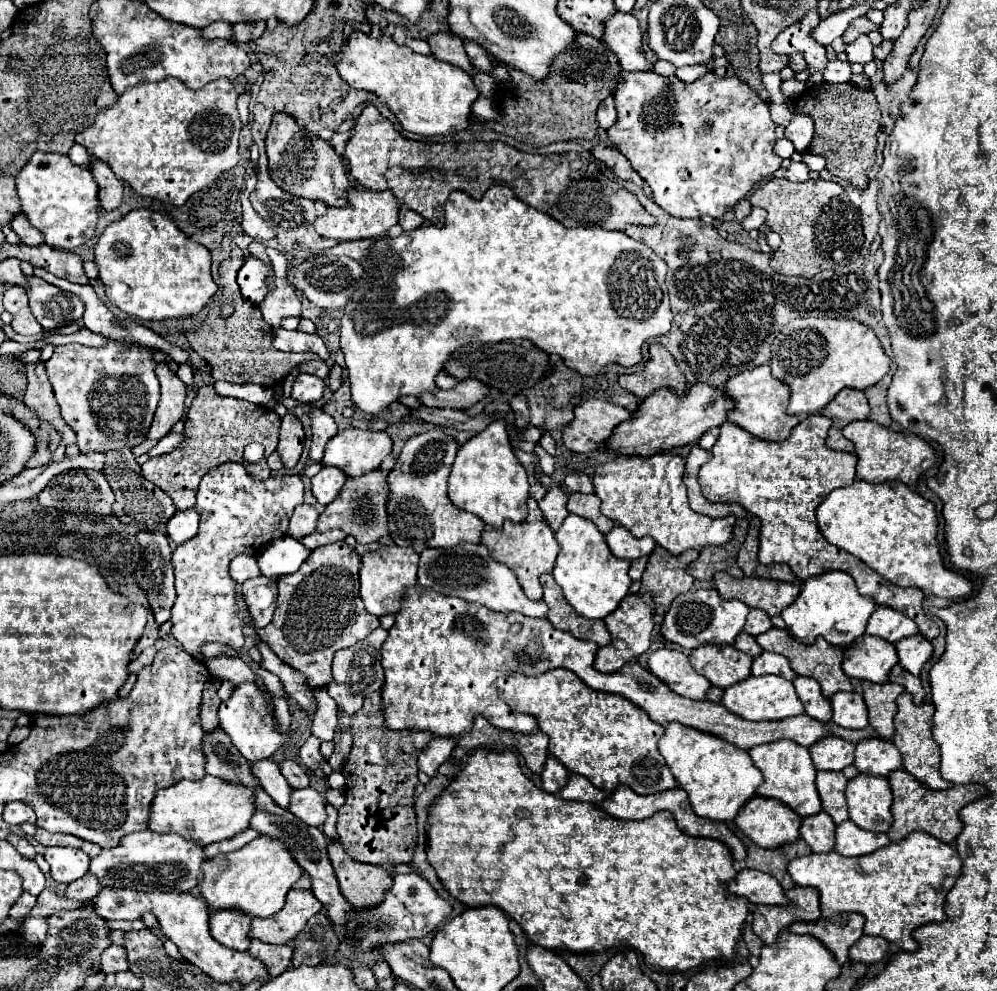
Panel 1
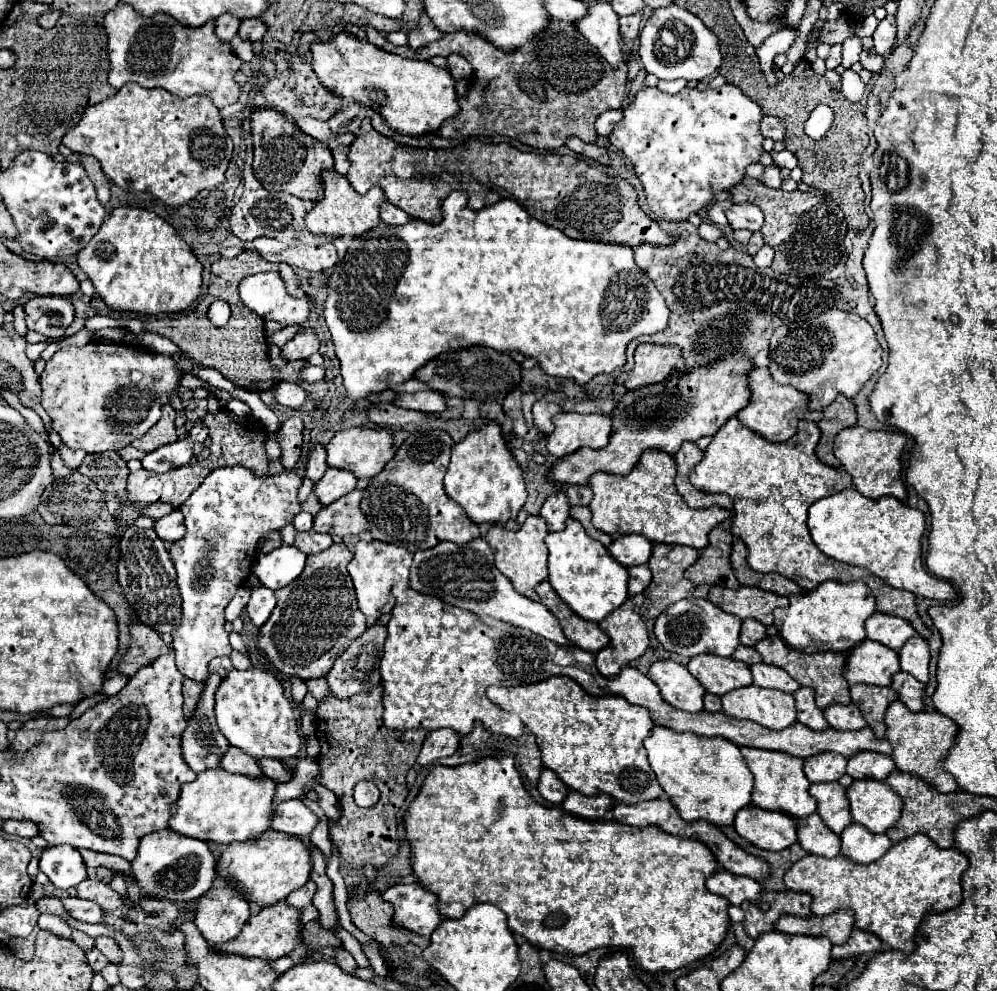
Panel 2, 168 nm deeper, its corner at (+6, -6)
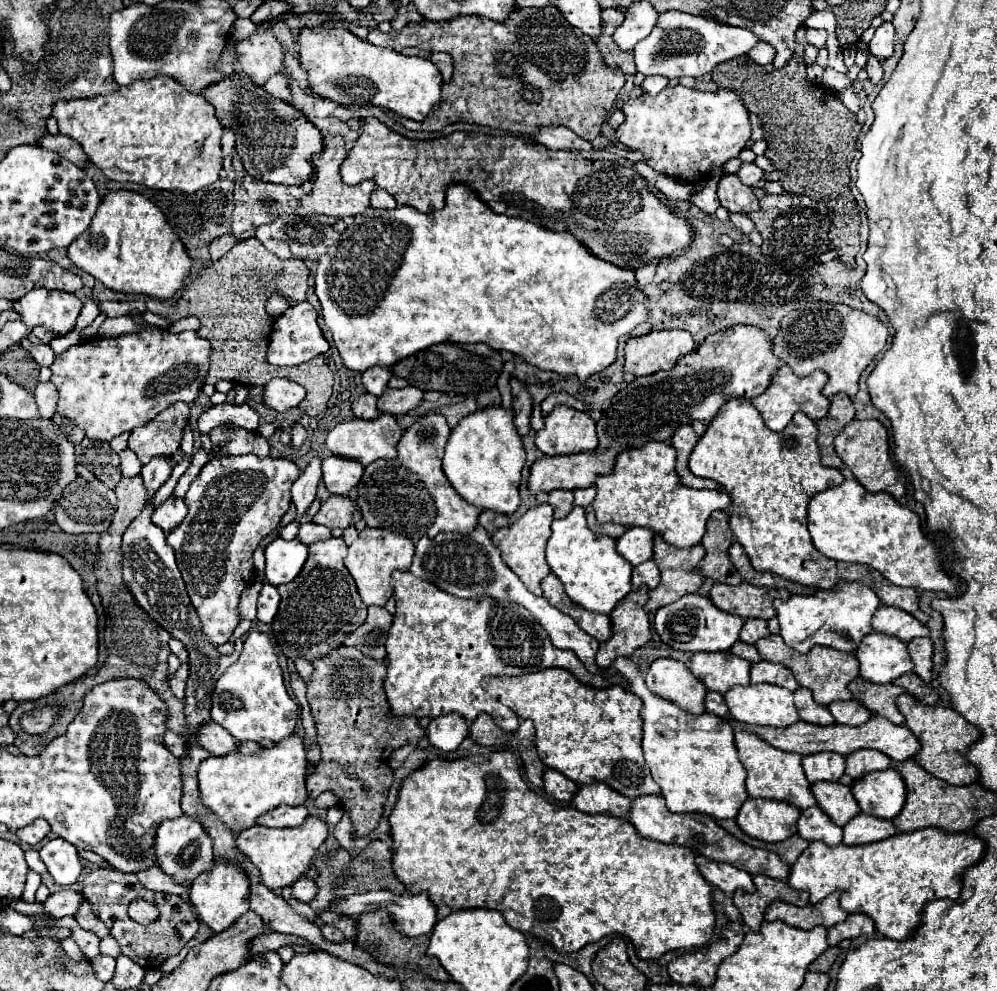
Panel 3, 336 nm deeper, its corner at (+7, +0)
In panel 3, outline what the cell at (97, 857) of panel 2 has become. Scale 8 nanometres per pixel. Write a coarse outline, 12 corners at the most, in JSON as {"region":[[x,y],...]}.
{"region":[[158,866],[136,876],[148,890],[184,894],[184,882],[172,882]]}

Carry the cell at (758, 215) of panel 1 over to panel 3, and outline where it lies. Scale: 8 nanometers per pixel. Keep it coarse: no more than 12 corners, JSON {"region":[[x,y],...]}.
{"region":[[736,174],[718,182],[720,204],[748,214],[760,208],[750,186]]}

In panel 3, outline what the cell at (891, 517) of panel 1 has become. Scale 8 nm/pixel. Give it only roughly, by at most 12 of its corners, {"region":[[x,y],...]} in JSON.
{"region":[[860,482],[818,492],[826,558],[896,586],[958,592],[920,518]]}

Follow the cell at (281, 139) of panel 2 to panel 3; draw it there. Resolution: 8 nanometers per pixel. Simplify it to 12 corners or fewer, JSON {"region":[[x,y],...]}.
{"region":[[246,74],[202,96],[252,178],[312,178],[322,134]]}

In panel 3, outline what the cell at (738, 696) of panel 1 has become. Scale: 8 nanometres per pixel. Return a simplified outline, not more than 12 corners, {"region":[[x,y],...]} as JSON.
{"region":[[774,684],[724,694],[734,720],[786,728],[798,722],[792,692]]}

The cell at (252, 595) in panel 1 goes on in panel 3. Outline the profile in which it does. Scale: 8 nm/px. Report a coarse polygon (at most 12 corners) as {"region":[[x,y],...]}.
{"region":[[264,584],[258,620],[272,622],[280,602],[278,588]]}

